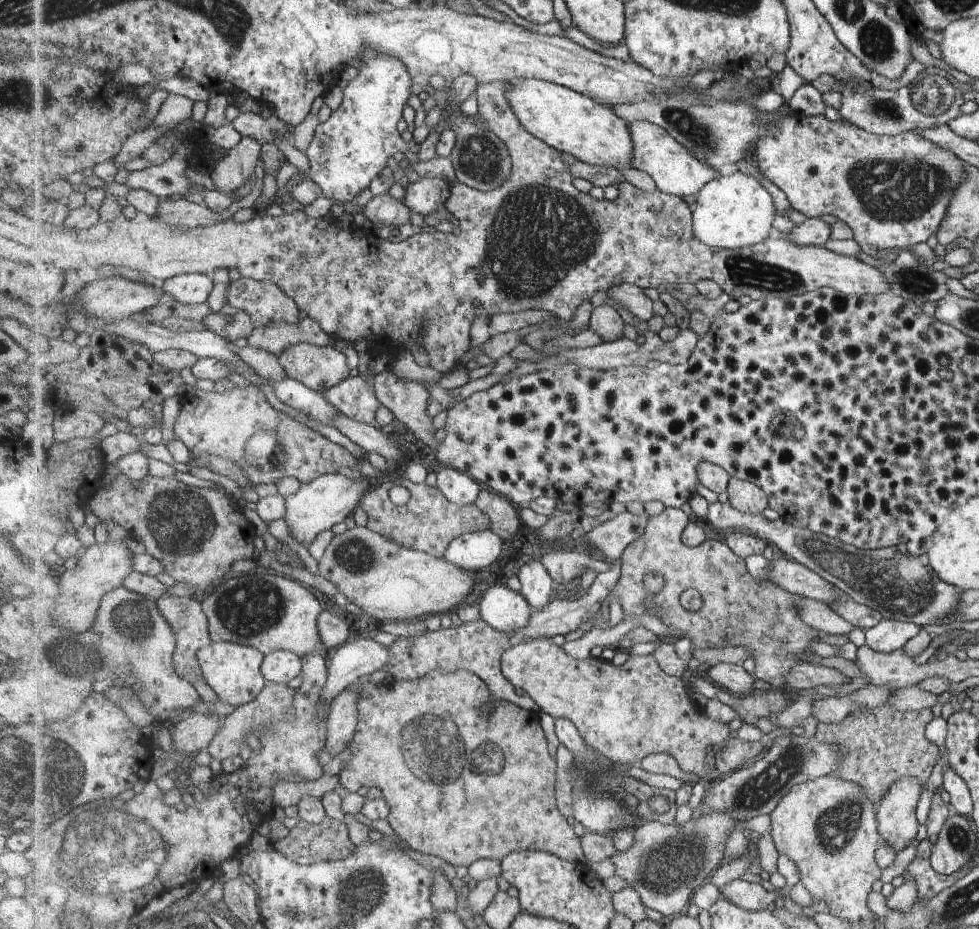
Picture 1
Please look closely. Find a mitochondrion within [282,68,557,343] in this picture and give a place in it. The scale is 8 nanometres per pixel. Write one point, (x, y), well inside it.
(479, 158)

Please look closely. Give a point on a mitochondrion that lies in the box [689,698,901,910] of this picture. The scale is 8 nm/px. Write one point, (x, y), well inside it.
(764, 786)

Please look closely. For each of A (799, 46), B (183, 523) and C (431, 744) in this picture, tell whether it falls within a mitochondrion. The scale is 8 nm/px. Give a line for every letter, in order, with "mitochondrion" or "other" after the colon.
A: other
B: mitochondrion
C: mitochondrion

